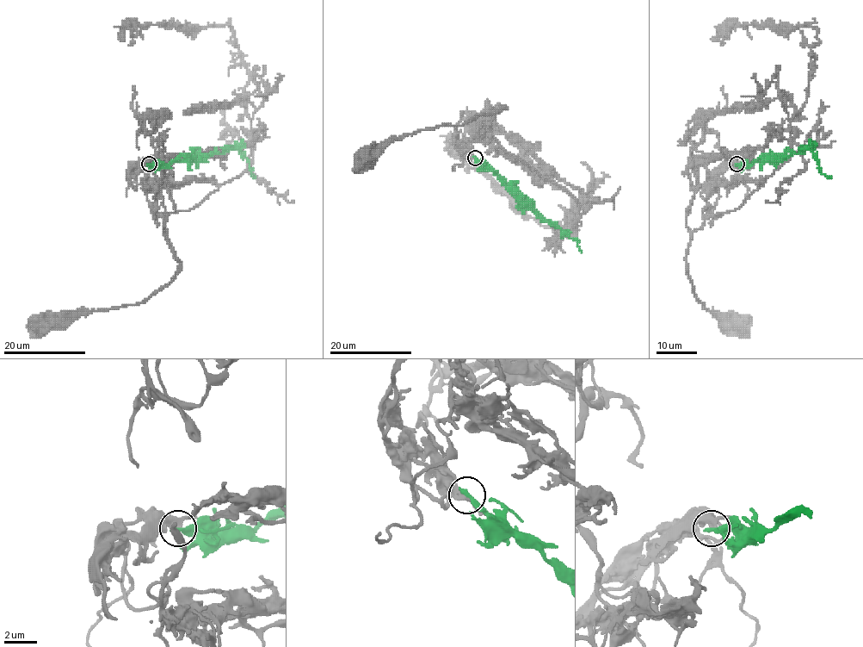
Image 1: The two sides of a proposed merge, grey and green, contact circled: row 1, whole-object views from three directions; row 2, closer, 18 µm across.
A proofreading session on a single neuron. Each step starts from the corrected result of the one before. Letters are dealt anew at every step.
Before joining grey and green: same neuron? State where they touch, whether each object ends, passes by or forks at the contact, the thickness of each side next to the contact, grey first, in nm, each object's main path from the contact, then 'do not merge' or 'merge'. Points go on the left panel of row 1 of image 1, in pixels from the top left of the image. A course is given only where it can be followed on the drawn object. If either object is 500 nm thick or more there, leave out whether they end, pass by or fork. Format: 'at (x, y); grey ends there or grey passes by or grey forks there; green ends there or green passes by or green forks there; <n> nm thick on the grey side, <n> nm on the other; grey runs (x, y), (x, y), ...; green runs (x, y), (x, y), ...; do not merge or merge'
at (149, 164); grey passes by; green ends there; 340 nm thick on the grey side, 320 nm on the other; grey runs (148, 164), (136, 167), (135, 182), (144, 177), (146, 196), (164, 216), (180, 270), (141, 302), (44, 320); green runs (148, 164), (168, 164), (184, 155), (189, 159), (205, 159), (237, 149), (255, 177); merge

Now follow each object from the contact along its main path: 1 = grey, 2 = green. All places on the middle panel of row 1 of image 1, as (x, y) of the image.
1: (474, 158), (461, 158), (471, 131), (472, 140), (490, 132), (492, 114), (506, 108), (391, 137), (370, 158)
2: (474, 158), (510, 185), (545, 220), (555, 224), (570, 239), (576, 239), (582, 251)

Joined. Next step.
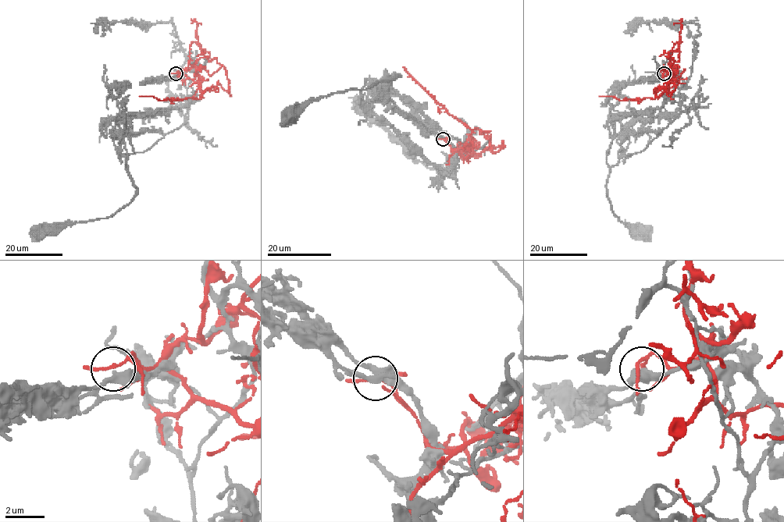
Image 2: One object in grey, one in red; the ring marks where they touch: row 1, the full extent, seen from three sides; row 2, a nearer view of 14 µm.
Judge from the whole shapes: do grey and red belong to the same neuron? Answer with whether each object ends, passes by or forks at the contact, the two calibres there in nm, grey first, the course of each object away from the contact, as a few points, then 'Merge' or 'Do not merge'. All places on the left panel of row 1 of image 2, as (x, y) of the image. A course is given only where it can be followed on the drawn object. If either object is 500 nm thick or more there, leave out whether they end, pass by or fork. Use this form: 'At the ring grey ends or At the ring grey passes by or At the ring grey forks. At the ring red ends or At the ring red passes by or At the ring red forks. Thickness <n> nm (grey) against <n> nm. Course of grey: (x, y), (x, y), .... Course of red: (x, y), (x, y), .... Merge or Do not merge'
At the ring grey forks. At the ring red forks. Thickness 320 nm (grey) against 90 nm. Course of grey: (176, 73), (183, 72), (187, 118), (143, 151), (126, 158), (137, 189), (133, 198), (109, 216), (41, 229). Course of red: (176, 73), (191, 64), (211, 75), (222, 65), (210, 62), (199, 46), (201, 24). Do not merge

